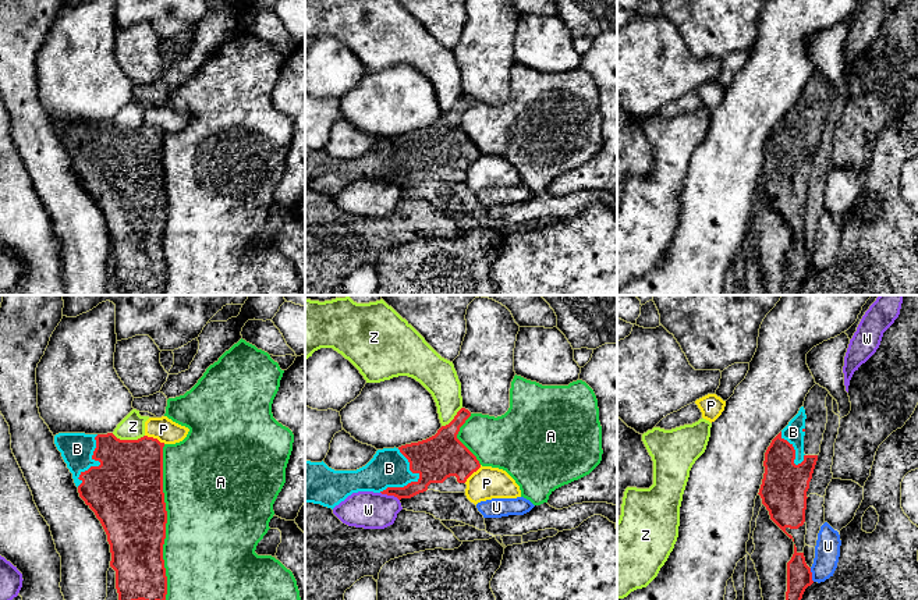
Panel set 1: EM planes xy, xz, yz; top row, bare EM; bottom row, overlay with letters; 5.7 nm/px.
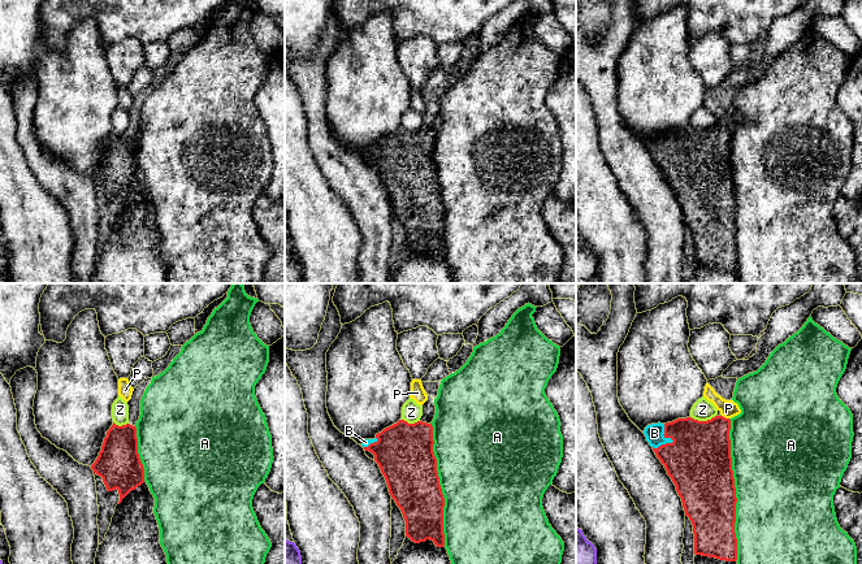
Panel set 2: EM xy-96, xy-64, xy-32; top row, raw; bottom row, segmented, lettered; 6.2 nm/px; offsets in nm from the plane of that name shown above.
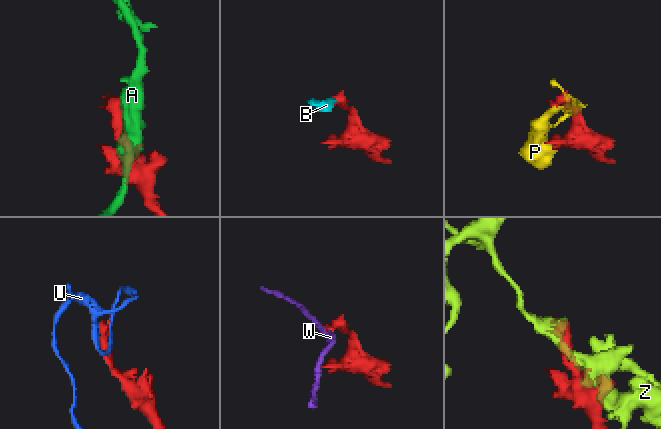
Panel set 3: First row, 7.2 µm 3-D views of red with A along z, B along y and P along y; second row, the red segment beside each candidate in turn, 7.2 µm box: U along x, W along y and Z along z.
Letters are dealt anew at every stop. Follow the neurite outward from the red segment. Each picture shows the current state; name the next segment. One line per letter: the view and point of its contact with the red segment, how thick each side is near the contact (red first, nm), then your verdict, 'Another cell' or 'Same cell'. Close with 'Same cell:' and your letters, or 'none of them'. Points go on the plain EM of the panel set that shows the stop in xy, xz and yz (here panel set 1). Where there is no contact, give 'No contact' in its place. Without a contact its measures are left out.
A: Touches red at xy (166, 210). Thickness 400 nm (red) against 500 nm. Another cell
B: Touches red at xz (414, 170). Thickness 260 nm (red) against 220 nm. Same cell
P: Touches red at xy (155, 127). Thickness 360 nm (red) against 140 nm. Another cell
U: Touches red at yz (811, 263). Thickness 140 nm (red) against 140 nm. Another cell
W: Touches red at xz (390, 183). Thickness 130 nm (red) against 220 nm. Another cell
Z: Touches red at xy (128, 128). Thickness 400 nm (red) against 140 nm. Another cell
Same cell: B

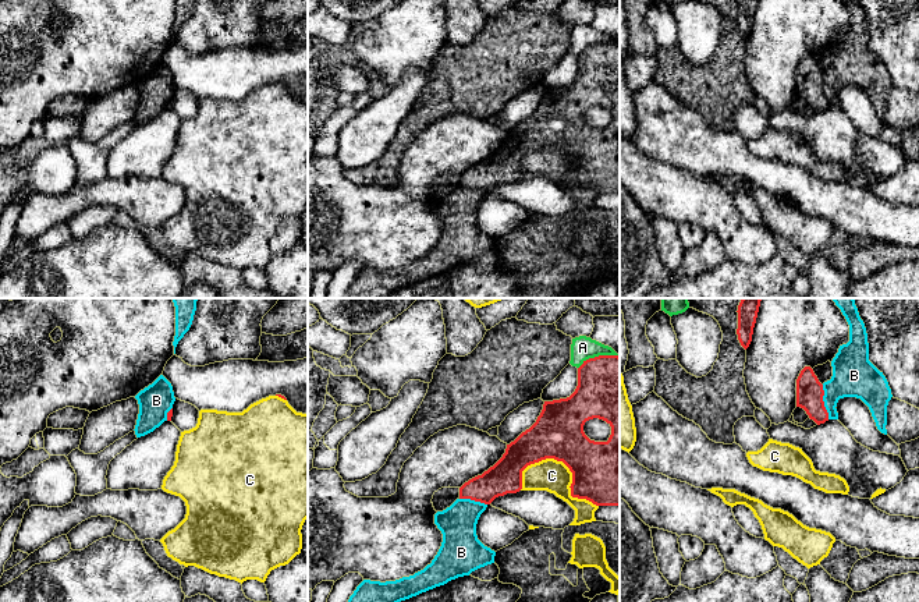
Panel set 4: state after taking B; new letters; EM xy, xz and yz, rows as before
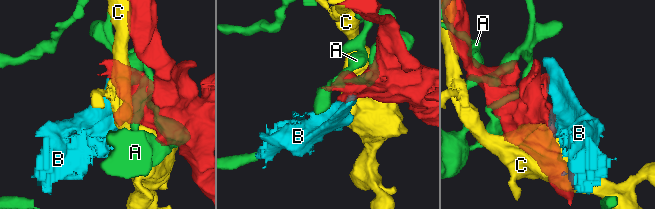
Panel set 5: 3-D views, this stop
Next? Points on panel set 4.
A: Touches red at xz (599, 43). Thickness 380 nm (red) against 140 nm. Another cell
B: Touches red at yz (823, 89). Thickness 160 nm (red) against 240 nm. Another cell
C: Touches red at xz (570, 158). Thickness 380 nm (red) against 190 nm. Another cell
Same cell: none of them

